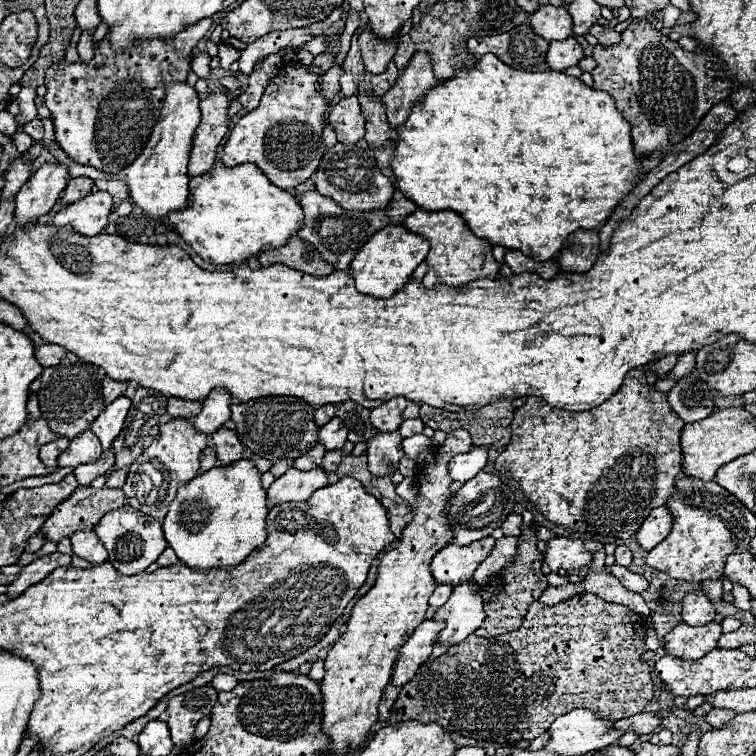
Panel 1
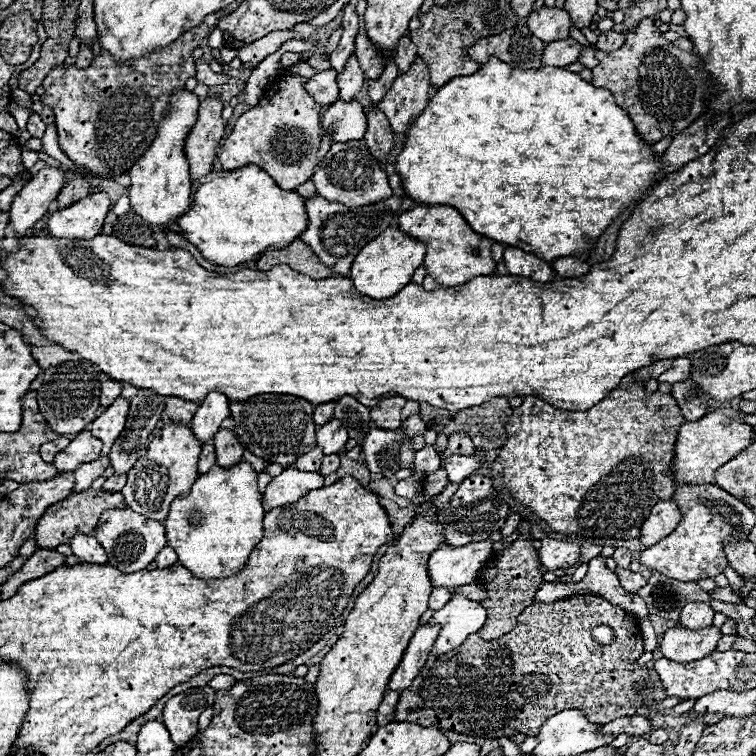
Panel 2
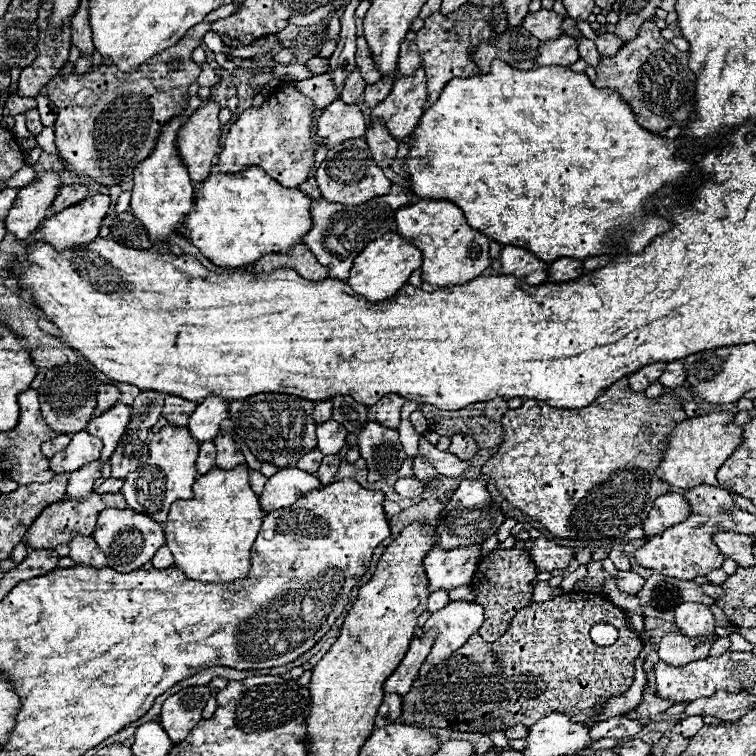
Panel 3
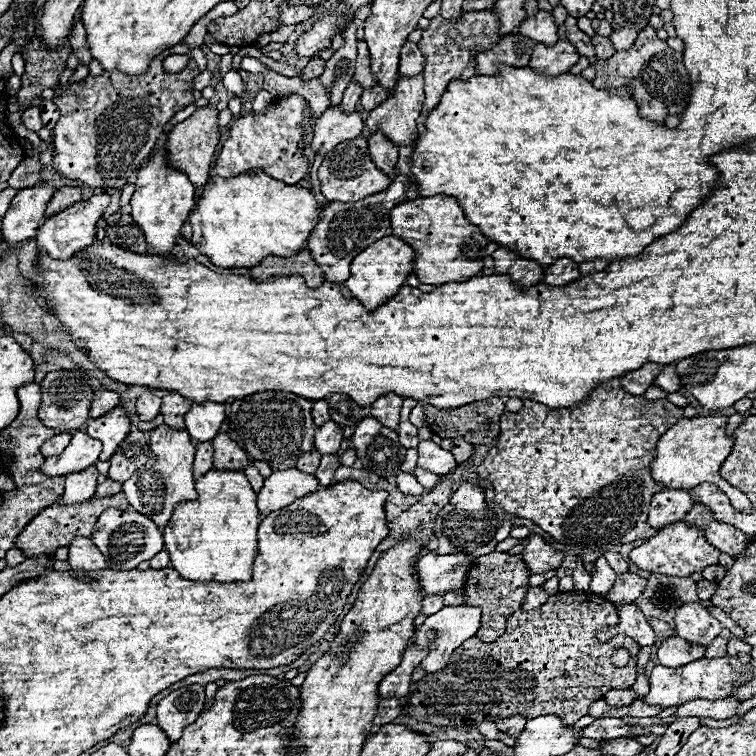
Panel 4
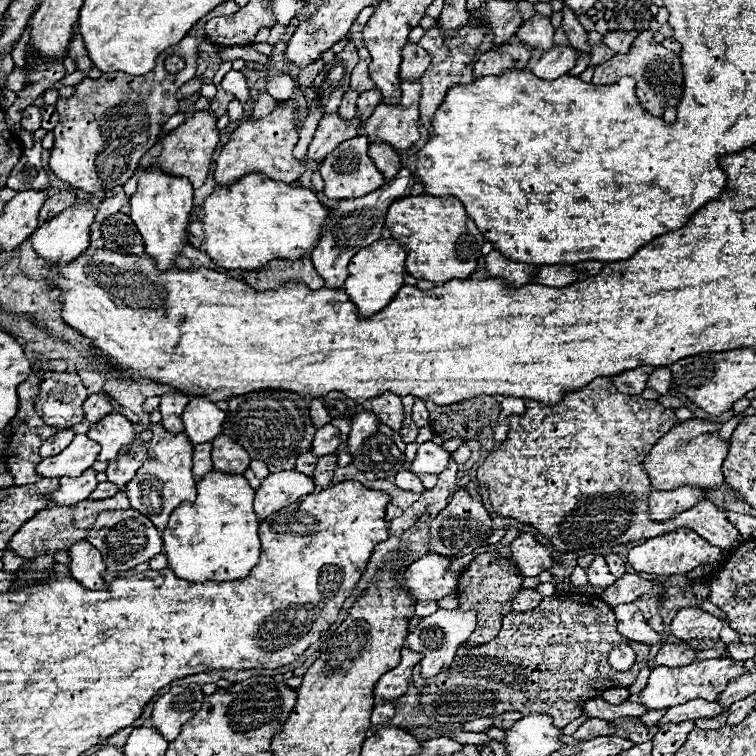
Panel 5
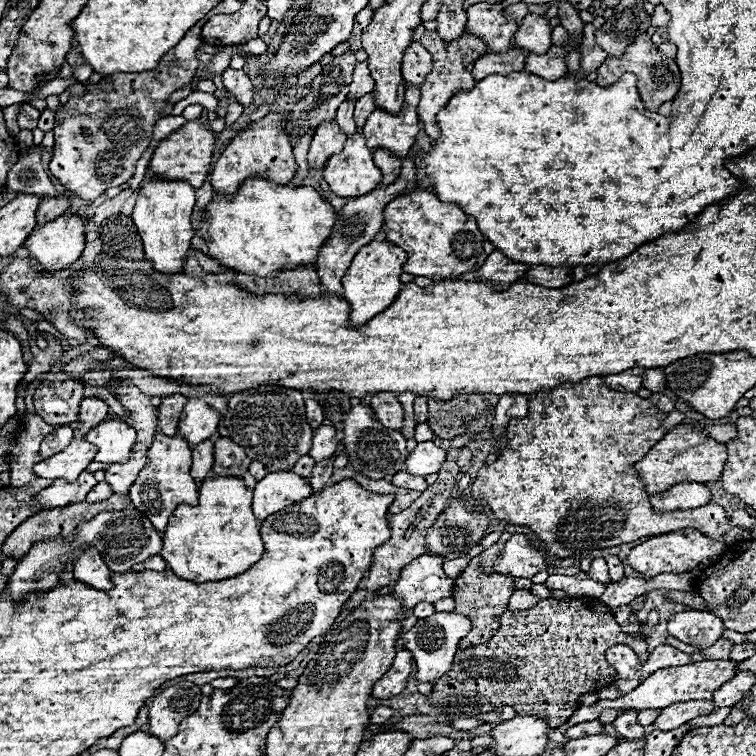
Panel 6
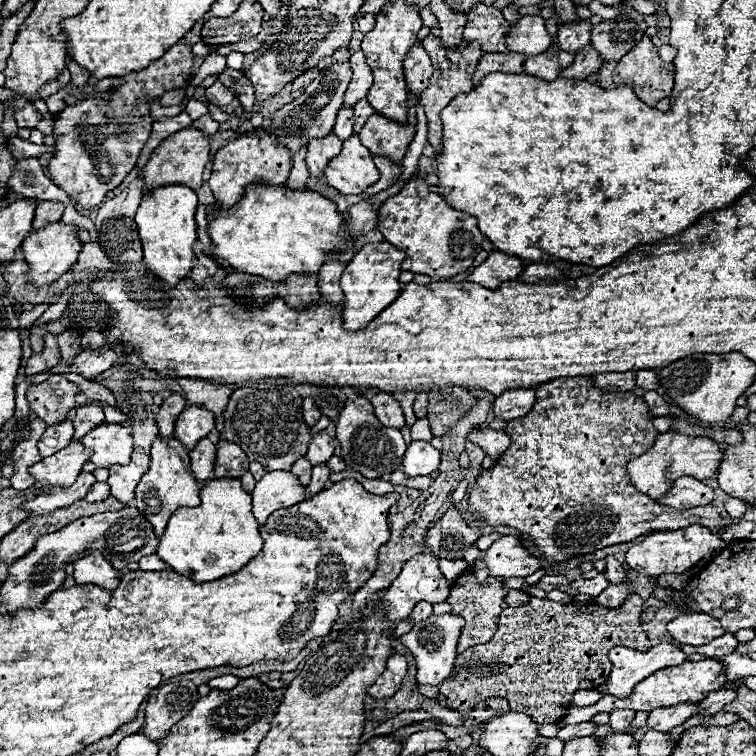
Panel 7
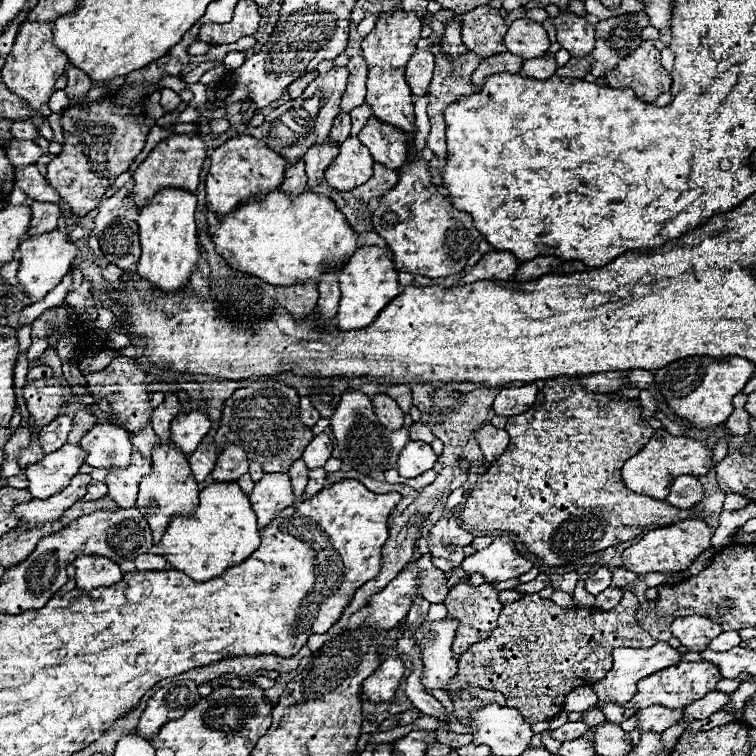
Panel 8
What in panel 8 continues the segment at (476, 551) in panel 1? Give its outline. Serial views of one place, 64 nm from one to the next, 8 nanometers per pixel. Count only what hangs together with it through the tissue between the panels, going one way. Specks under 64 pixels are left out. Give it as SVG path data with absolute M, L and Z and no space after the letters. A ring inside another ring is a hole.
M424 554L420 556L418 560L412 560L404 566L404 570L394 578L394 582L390 582L390 586L386 586L384 590L380 590L378 594L370 596L368 600L368 606L372 608L370 616L366 618L366 624L372 626L372 628L378 628L378 630L392 630L396 624L400 624L412 602L422 596L426 598L428 602L434 602L434 604L442 604L446 600L446 594L450 592L450 588L446 586L446 580L444 580L444 572L438 570L434 564L432 564L432 556Z

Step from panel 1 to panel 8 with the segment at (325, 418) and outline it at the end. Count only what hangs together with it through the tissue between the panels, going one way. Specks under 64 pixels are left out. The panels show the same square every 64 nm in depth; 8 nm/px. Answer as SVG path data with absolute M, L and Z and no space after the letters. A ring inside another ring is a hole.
M302 398L302 400L300 400L300 418L302 418L302 422L304 422L308 428L312 428L312 426L320 420L320 414L318 414L318 410L312 406L310 398Z

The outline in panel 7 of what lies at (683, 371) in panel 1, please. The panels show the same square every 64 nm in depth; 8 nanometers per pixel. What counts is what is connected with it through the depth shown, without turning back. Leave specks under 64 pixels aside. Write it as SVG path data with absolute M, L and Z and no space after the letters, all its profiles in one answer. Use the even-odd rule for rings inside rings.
M638 370L638 374L636 374L636 386L644 388L644 390L656 390L660 386L658 374L654 370Z

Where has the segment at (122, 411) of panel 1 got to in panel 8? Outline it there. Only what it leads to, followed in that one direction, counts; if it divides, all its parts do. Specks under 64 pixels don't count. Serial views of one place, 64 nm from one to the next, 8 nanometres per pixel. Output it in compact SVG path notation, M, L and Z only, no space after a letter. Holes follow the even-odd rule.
M96 424L80 446L88 452L86 464L94 468L126 468L130 466L130 434L114 424Z

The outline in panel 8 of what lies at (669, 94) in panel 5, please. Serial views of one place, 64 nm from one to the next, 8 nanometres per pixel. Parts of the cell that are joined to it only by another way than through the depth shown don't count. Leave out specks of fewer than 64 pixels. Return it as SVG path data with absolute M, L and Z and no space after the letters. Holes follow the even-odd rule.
M644 40L634 52L604 74L608 88L632 88L640 100L654 102L660 94L670 92L670 72L660 64L660 52L652 40Z

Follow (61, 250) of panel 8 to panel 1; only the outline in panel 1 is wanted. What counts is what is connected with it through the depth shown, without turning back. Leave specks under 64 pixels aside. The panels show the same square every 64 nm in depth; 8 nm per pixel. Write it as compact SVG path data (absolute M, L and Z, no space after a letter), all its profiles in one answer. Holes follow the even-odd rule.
M94 192L82 198L80 202L72 202L64 206L52 220L54 226L72 226L78 234L96 236L104 232L108 226L108 214L112 212L112 196L108 192Z

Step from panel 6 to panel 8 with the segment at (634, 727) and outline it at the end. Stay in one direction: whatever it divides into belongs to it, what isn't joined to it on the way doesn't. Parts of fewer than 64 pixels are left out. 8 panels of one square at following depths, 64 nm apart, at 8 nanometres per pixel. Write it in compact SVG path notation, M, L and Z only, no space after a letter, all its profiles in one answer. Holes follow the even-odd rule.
M656 642L652 648L644 648L644 650L616 648L616 650L612 650L612 660L614 660L614 666L612 666L610 674L606 674L606 678L602 682L594 684L594 692L598 694L598 704L602 706L606 720L612 724L622 724L624 720L634 716L634 710L622 708L620 704L628 702L636 694L636 682L654 674L656 670L664 670L664 668L680 662L680 652L676 648L672 648L668 642Z

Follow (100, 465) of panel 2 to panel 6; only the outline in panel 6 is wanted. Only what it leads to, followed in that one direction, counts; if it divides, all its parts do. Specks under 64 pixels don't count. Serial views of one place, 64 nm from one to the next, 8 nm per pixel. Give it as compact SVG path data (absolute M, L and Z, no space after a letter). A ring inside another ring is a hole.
M86 470L74 482L56 480L54 486L48 486L36 496L36 502L42 504L42 510L50 510L50 506L70 506L70 502L82 502L96 484L94 474Z

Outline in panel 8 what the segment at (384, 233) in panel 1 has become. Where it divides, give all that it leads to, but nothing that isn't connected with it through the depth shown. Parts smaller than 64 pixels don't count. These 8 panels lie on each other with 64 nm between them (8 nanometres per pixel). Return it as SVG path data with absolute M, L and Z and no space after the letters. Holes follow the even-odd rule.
M362 246L358 252L354 252L348 264L340 272L340 290L342 290L342 300L336 314L338 328L358 330L372 324L374 318L386 308L386 304L400 294L398 270L394 266L392 250L378 246Z

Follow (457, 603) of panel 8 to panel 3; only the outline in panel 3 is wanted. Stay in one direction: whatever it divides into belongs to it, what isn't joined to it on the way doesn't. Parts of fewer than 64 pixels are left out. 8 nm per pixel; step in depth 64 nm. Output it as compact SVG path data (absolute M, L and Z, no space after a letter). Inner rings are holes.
M518 540L518 544L514 544L514 548L494 550L486 558L482 558L482 562L478 564L478 570L474 574L472 588L478 592L476 602L480 602L486 610L484 612L486 620L484 620L482 628L478 630L478 634L486 642L498 640L510 628L512 618L516 616L516 612L530 604L536 574L538 574L538 570L534 566L532 558L530 558L528 550L524 548L524 544L520 544L520 540Z

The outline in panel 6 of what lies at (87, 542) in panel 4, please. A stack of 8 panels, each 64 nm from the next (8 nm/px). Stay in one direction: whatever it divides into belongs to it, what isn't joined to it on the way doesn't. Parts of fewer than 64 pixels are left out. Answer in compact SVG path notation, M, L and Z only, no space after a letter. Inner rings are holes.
M84 546L82 554L74 560L74 580L84 582L96 590L110 590L110 570L104 564L98 550L92 546Z

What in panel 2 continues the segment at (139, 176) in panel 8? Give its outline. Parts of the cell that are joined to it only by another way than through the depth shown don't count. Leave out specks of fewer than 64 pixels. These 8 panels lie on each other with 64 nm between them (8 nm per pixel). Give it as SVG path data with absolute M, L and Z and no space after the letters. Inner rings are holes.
M208 96L200 102L198 122L190 130L186 140L186 158L190 162L190 178L200 178L212 172L212 162L216 158L216 148L226 132L226 122L222 120L224 102L216 96Z

